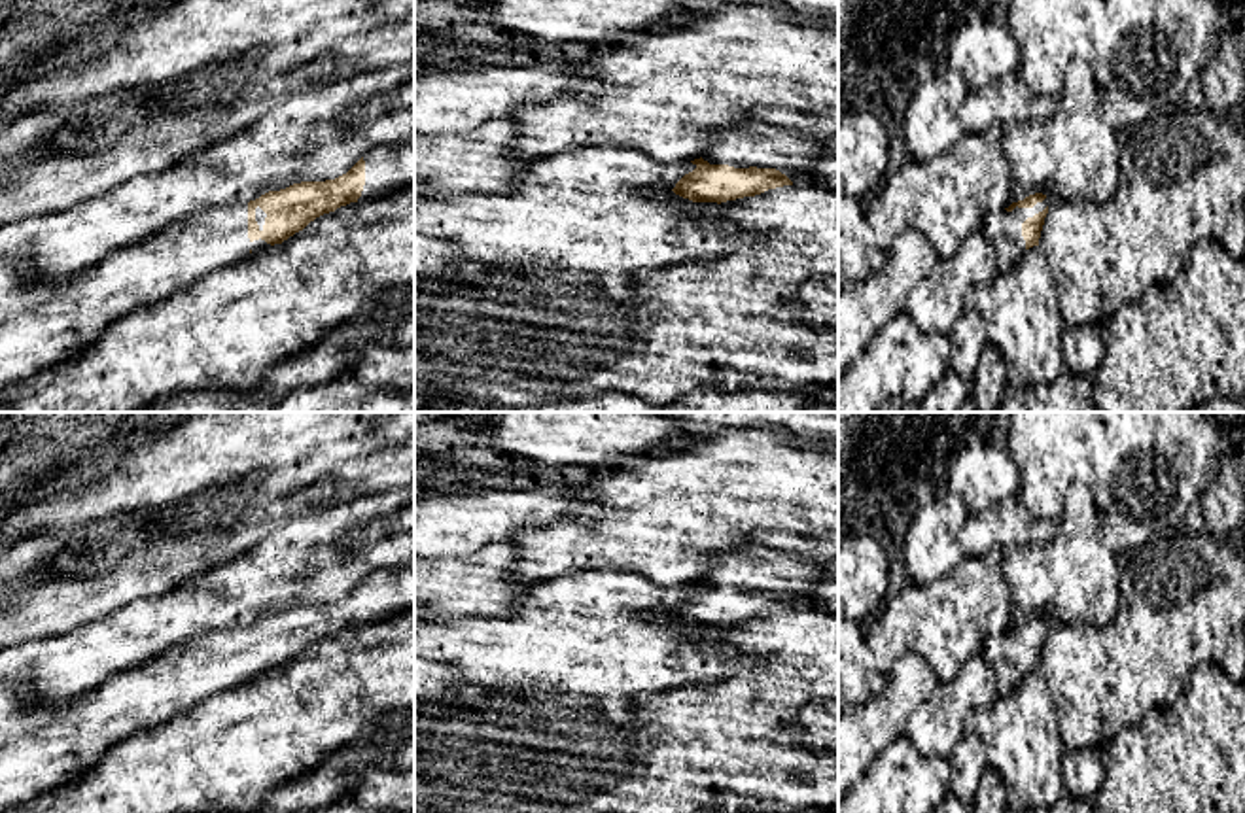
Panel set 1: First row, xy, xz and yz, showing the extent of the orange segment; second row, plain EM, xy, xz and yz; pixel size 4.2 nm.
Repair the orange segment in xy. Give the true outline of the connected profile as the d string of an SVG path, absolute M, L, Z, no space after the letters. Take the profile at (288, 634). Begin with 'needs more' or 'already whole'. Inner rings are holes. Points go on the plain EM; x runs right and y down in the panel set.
needs more; M414 565L397 571L375 571L335 603L301 605L280 614L269 614L250 626L204 631L114 673L96 688L76 698L53 726L0 749L0 813L89 771L129 737L159 728L172 717L187 713L233 686L282 667L316 641L358 626L359 620L382 620L411 607L414 607Z

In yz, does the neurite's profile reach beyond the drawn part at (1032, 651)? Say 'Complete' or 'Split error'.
Split error

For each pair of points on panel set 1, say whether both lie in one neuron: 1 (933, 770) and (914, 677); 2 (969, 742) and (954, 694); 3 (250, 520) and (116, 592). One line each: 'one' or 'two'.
1: two
2: two
3: one

